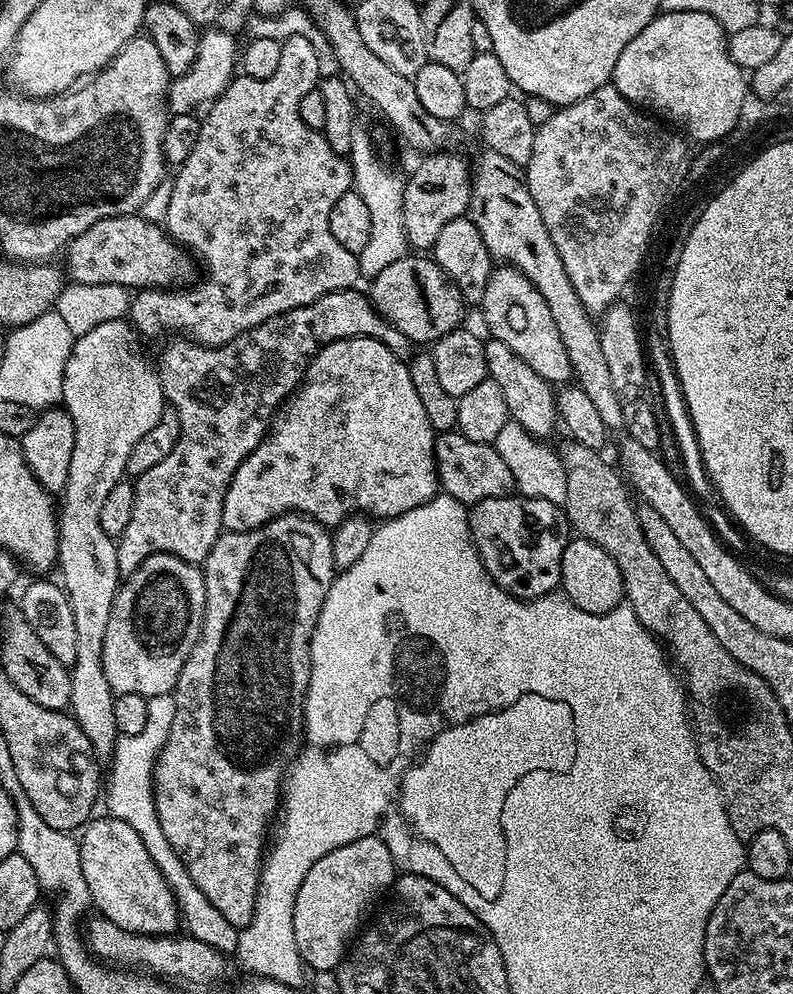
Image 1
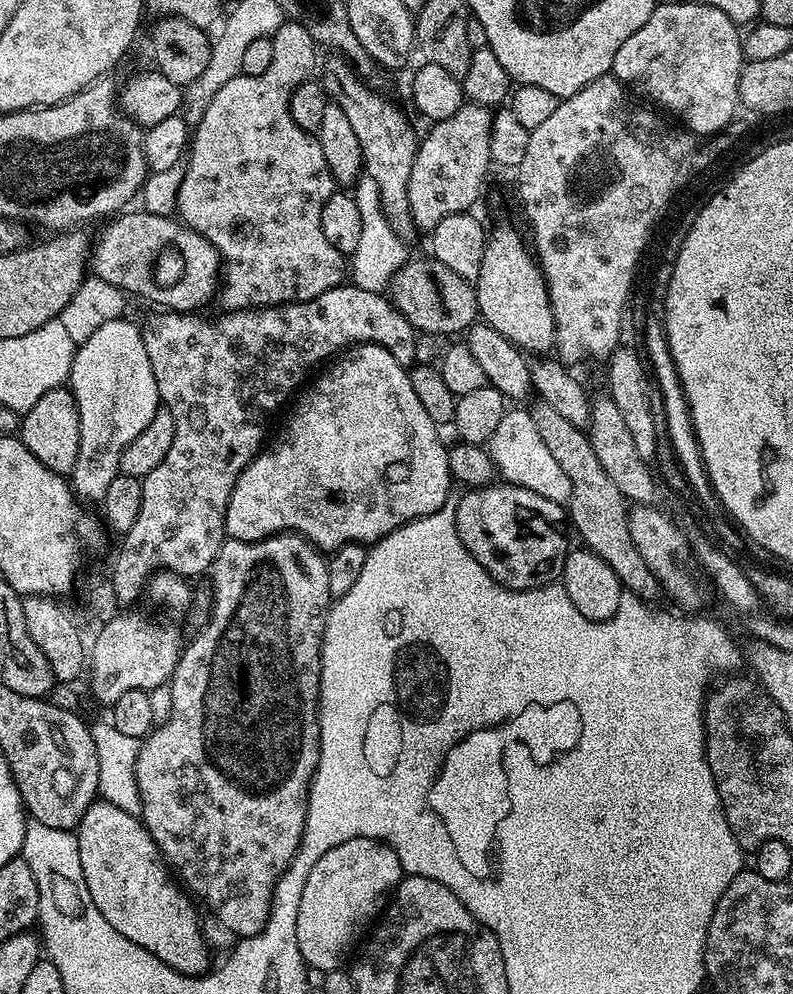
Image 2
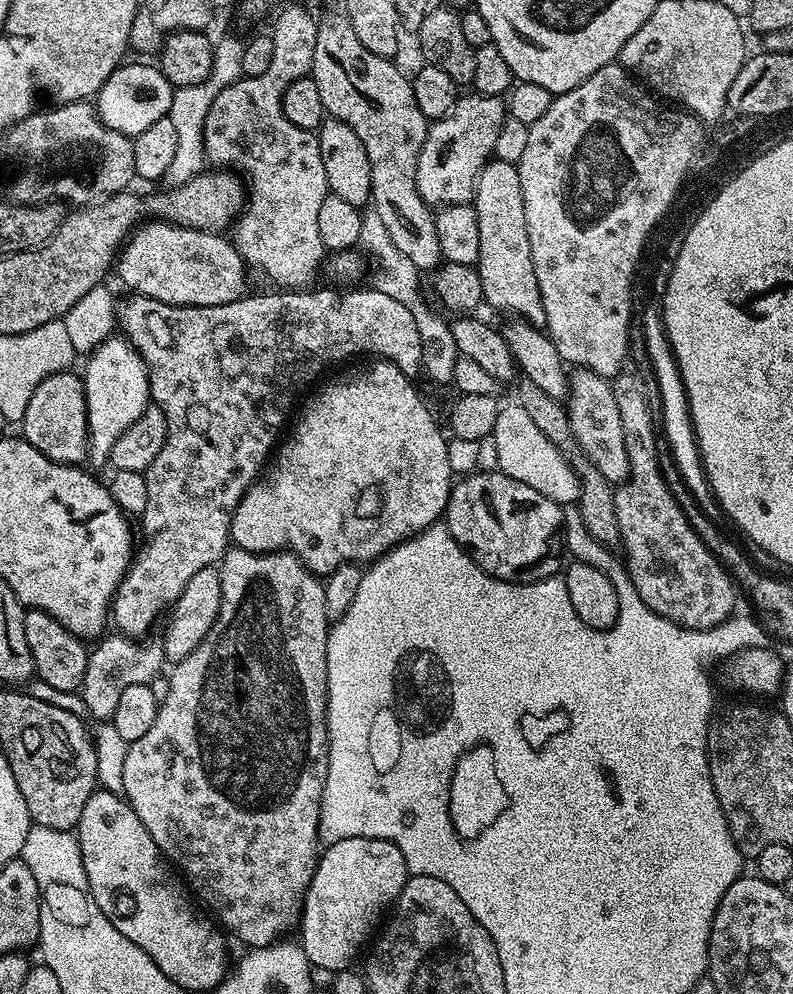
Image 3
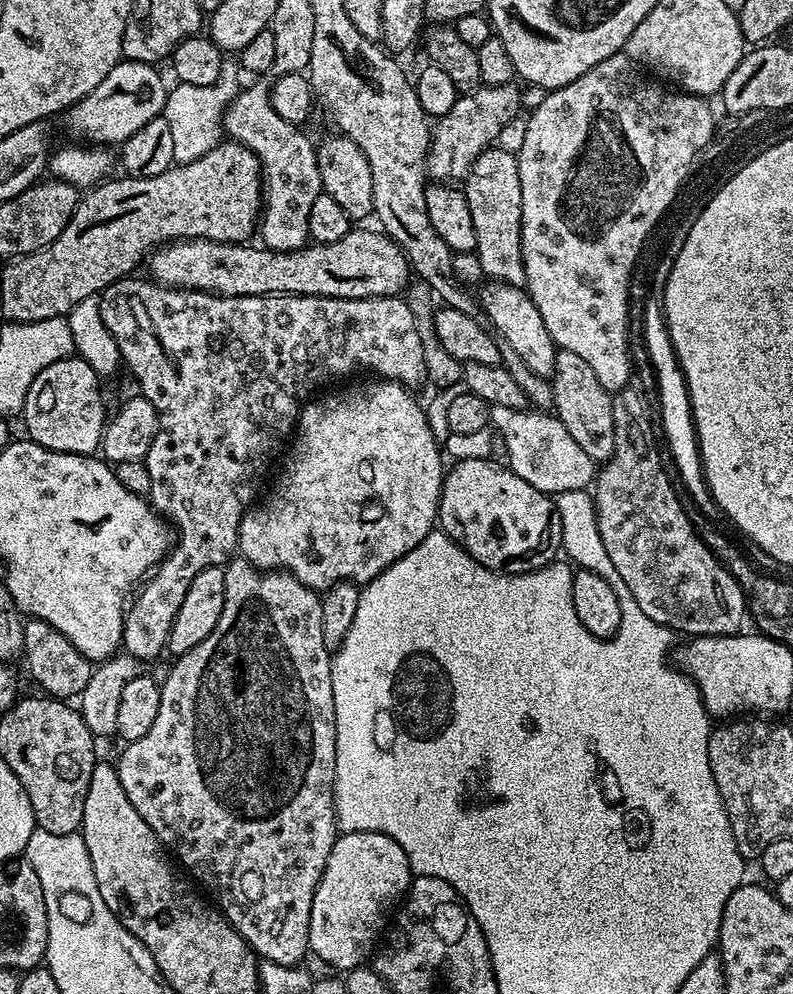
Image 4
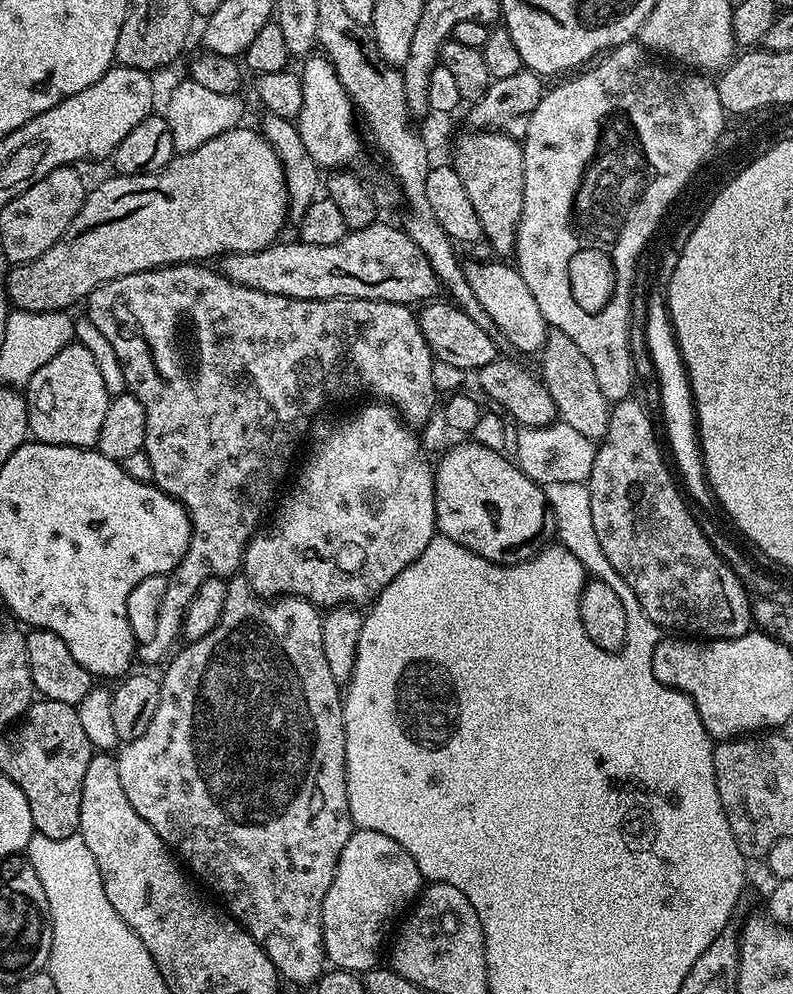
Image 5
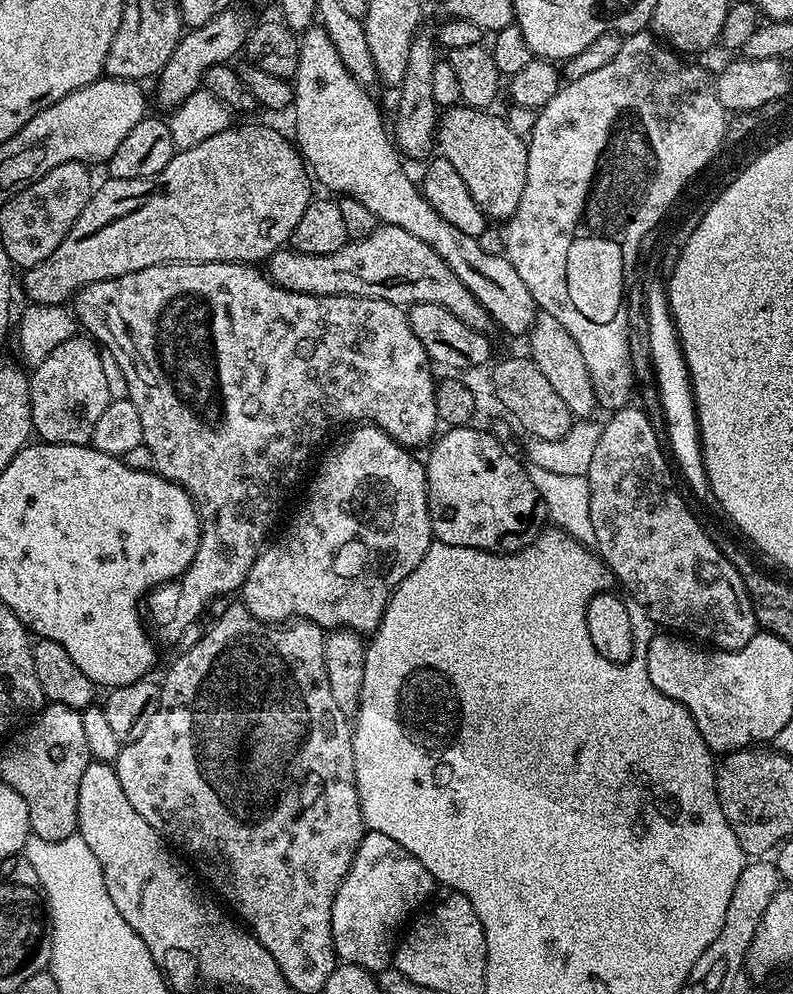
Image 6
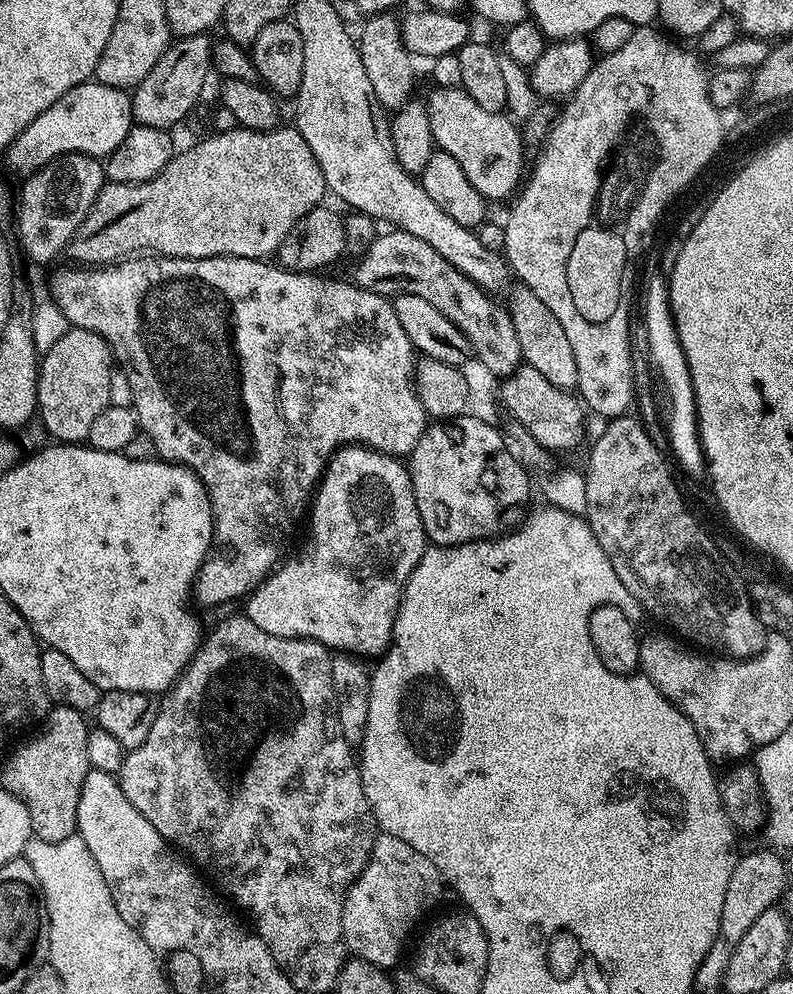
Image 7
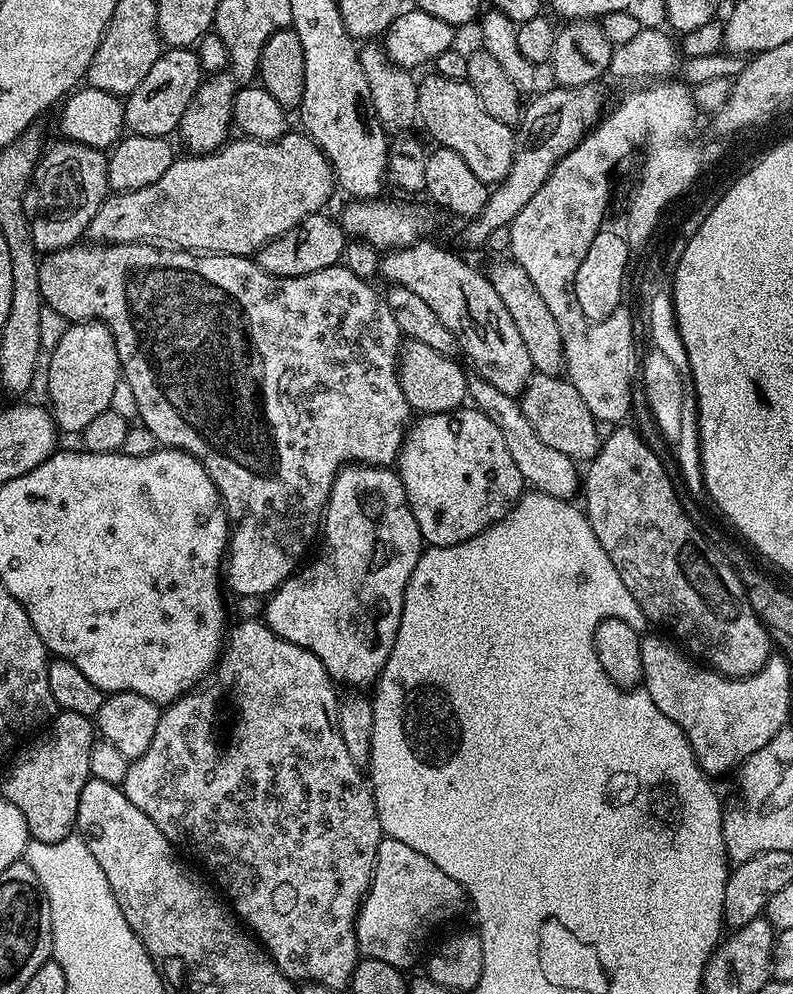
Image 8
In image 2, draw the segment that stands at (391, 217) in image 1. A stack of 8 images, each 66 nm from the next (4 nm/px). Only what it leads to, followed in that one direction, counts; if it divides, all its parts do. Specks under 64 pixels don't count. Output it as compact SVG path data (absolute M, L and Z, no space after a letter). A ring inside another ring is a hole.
M367 174L361 175L354 185L354 195L358 202L358 210L362 214L362 239L358 241L356 249L350 253L350 280L362 290L383 293L391 285L394 274L398 274L400 267L408 263L409 245L402 238L398 238L390 222L386 222L386 214L382 210L382 202L374 178Z

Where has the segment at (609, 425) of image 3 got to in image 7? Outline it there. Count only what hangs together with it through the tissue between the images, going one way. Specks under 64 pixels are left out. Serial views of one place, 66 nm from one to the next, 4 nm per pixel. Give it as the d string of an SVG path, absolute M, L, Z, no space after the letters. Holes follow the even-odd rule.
M520 282L515 288L516 285L510 292L512 305L509 303L506 309L514 322L514 334L518 334L518 346L522 346L523 363L540 371L542 378L546 378L550 386L575 389L578 382L578 362L574 362L574 350L570 346L570 338L566 338L566 330L562 330L562 325L558 318L554 318L550 306L546 306L546 302L542 302L542 298L538 298L527 283Z

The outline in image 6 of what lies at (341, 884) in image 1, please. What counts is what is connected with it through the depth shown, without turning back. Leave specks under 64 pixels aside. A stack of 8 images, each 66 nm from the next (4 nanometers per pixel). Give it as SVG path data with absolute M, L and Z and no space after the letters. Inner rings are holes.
M365 831L352 859L350 870L342 886L338 886L338 894L332 903L332 941L337 957L343 963L362 966L373 974L383 972L393 963L394 945L397 943L398 933L405 927L406 921L413 913L423 909L433 899L432 888L434 889L434 881L430 870L426 870L426 866L422 866L422 862L418 862L418 858L414 858L410 850L398 846L394 838L386 838L386 834Z

